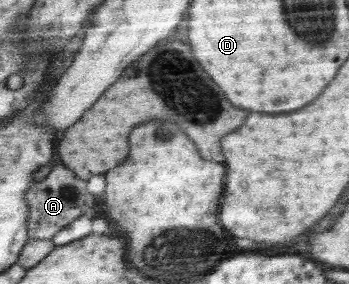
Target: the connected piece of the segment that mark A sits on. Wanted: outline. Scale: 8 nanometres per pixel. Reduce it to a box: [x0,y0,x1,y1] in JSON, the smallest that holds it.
[25,163,95,240]

